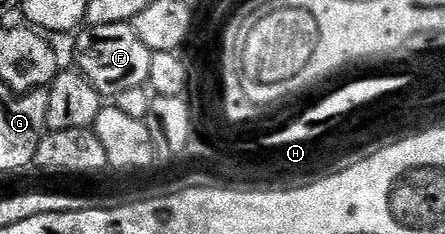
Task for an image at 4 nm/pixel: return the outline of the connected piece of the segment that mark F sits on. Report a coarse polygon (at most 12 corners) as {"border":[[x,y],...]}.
{"border":[[131,22],[88,25],[75,66],[101,96],[149,82],[153,52]]}

